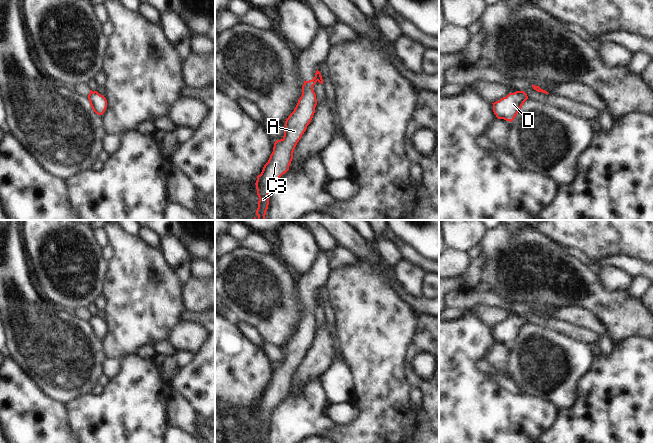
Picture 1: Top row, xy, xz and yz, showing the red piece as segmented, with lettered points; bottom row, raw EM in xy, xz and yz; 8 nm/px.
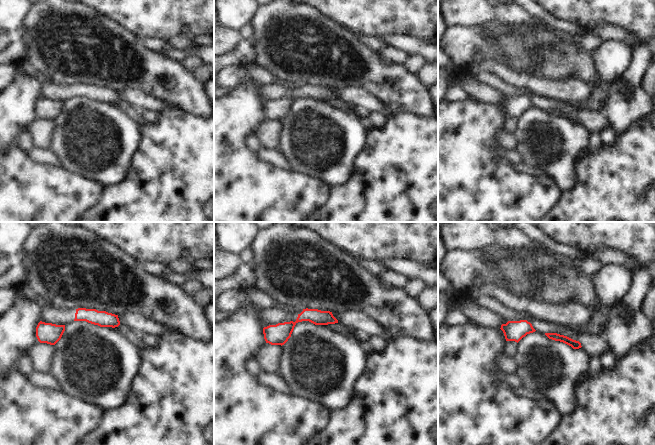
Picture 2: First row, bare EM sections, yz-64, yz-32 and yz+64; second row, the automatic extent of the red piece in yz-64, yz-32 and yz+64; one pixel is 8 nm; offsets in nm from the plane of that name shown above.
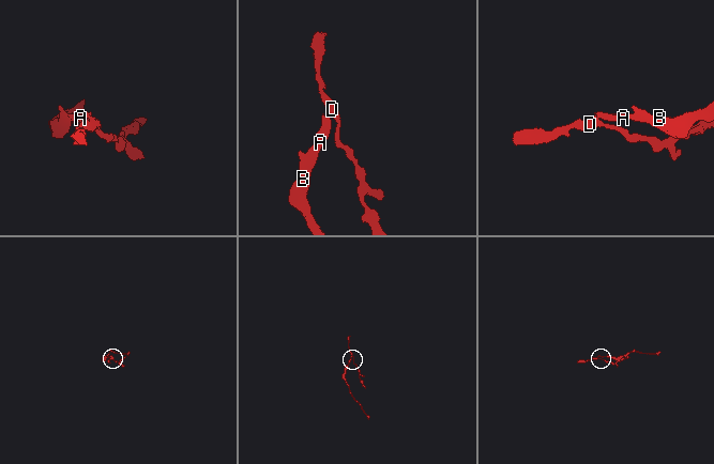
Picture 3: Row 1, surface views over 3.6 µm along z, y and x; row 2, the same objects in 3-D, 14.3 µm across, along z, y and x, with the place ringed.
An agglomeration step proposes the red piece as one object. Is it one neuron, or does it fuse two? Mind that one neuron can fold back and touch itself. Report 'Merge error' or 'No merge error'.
Merge error.

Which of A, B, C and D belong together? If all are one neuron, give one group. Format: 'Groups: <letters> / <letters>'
Groups: A B C / D.

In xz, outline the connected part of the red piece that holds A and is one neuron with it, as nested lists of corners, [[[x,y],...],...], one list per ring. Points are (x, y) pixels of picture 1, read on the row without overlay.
[[[316,301],[304,305],[302,319],[294,335],[285,345],[284,360],[275,365],[268,386],[264,389],[261,398],[257,400],[255,409],[259,425],[256,434],[258,442],[254,441],[255,444],[265,444],[269,417],[279,402],[289,394],[295,371],[313,342],[317,329],[316,318],[313,314],[316,306]]]

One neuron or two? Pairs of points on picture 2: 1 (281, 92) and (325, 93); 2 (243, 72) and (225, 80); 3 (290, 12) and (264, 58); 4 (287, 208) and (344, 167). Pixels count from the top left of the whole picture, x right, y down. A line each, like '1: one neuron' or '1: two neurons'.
1: one neuron
2: one neuron
3: one neuron
4: two neurons

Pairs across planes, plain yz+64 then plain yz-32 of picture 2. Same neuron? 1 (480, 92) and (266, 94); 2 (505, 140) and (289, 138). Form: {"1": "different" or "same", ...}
{"1": "same", "2": "different"}

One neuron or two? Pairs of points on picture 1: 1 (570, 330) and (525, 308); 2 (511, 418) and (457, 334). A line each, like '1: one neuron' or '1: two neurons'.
1: one neuron
2: one neuron

